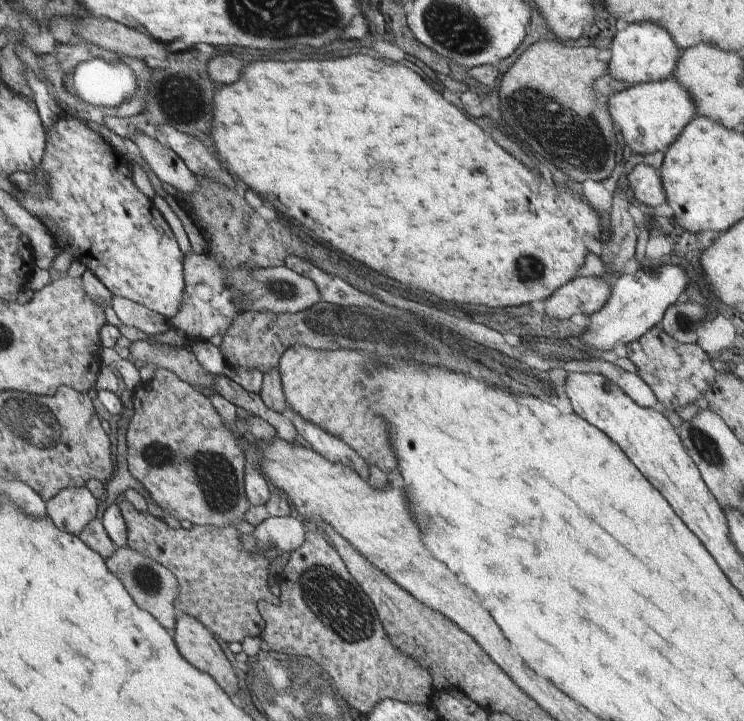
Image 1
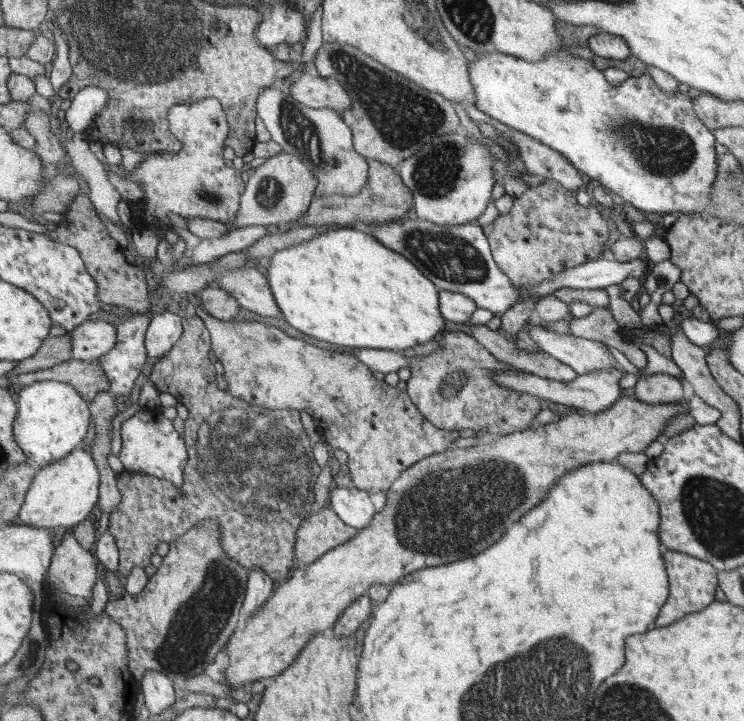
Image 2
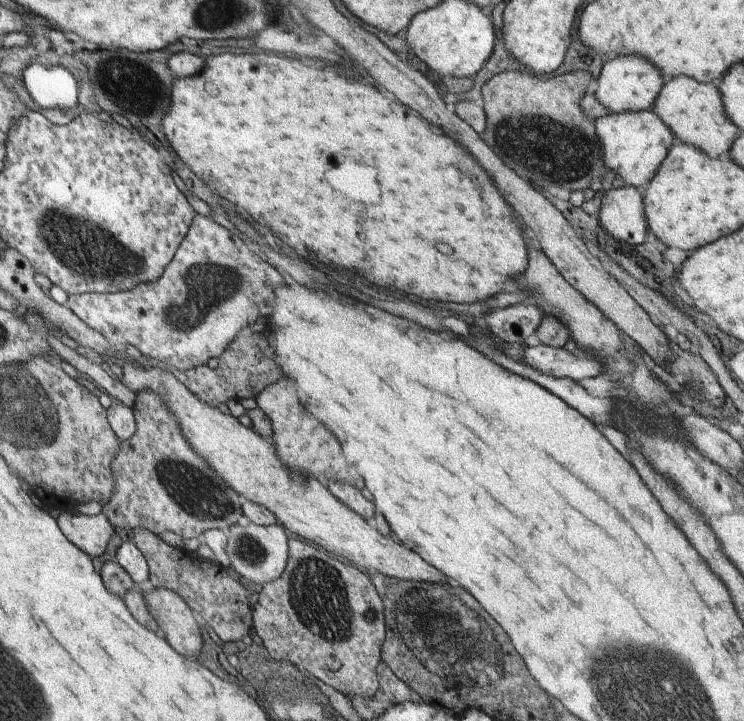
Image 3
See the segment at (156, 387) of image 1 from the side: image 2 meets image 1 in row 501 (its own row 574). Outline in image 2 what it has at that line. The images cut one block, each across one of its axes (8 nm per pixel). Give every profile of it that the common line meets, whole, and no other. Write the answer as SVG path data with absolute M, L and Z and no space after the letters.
M202 519L186 534L169 542L168 553L156 573L148 579L145 589L139 594L125 593L120 598L110 597L104 612L129 632L132 641L128 646L138 652L138 664L165 674L171 681L186 680L204 672L208 664L222 650L236 630L242 612L242 600L247 596L248 571L223 549L220 527L214 519Z

